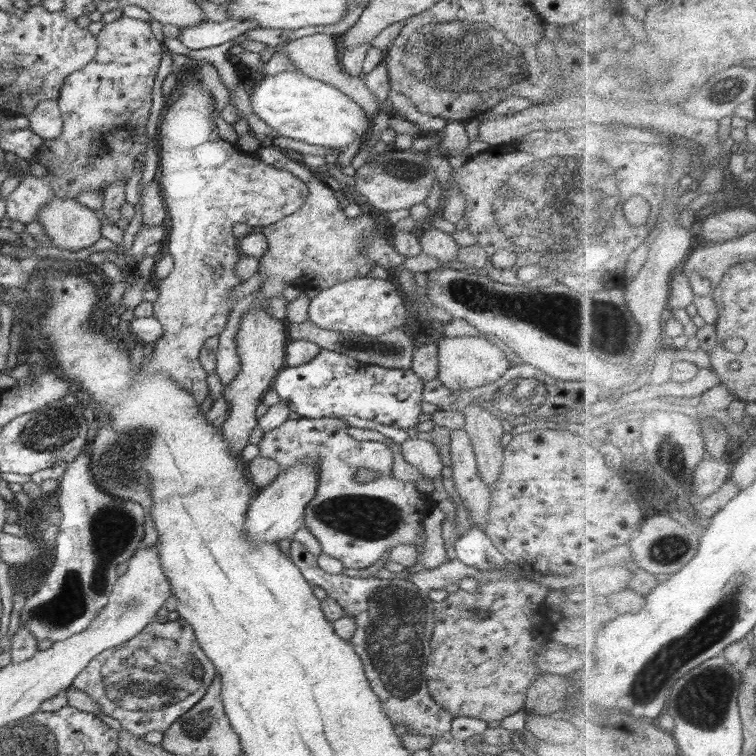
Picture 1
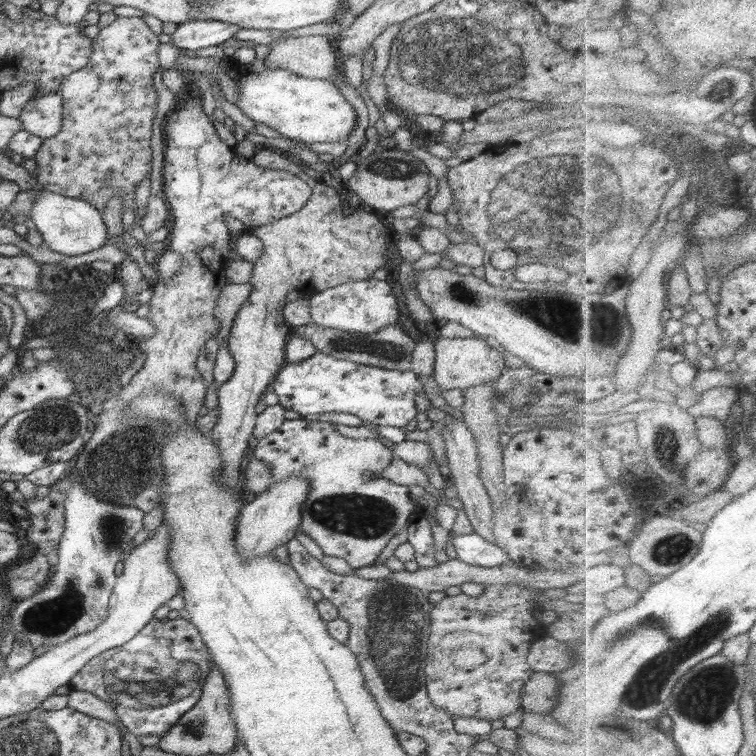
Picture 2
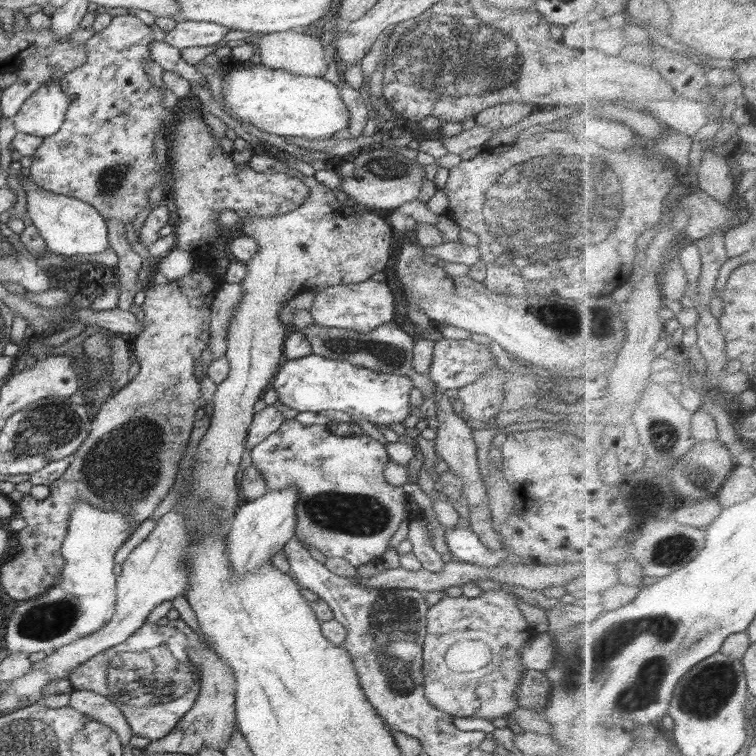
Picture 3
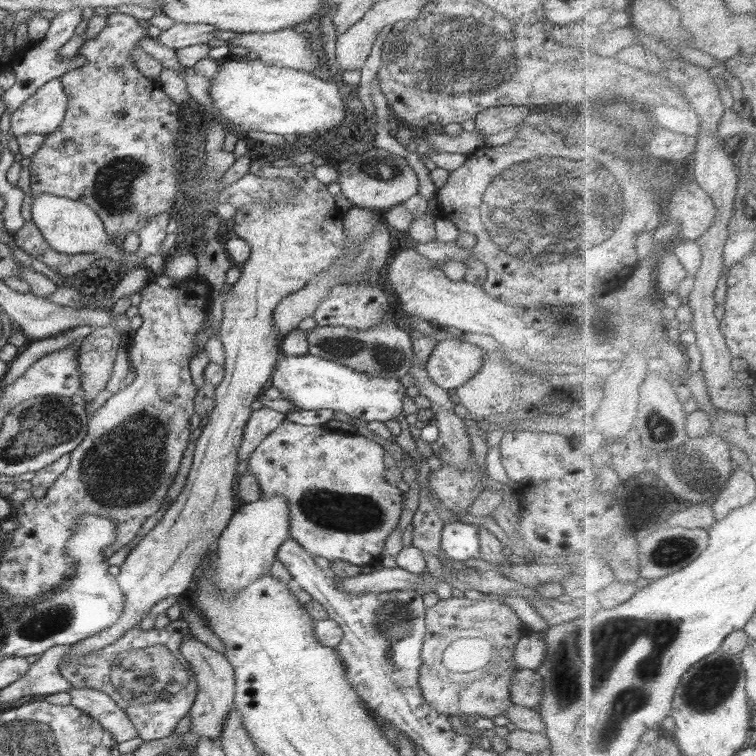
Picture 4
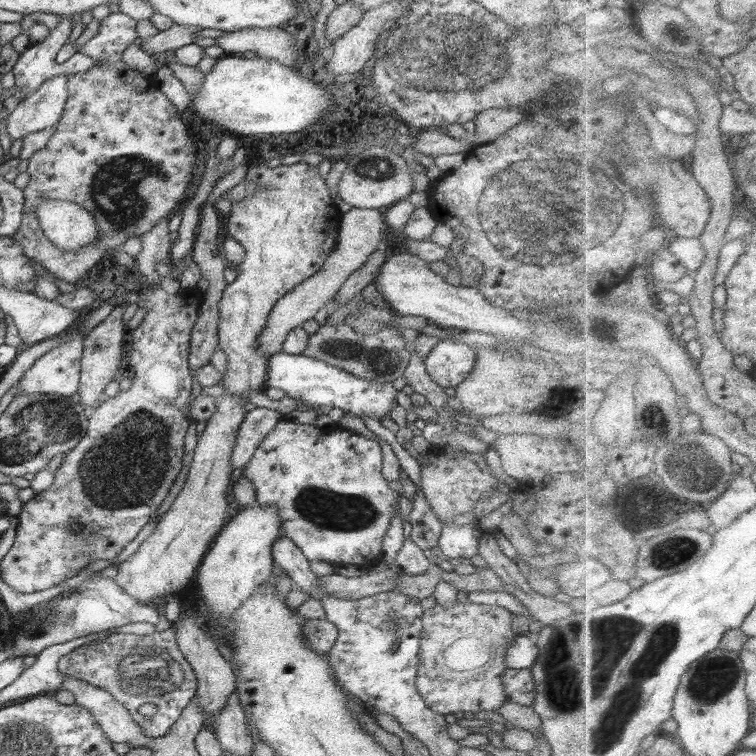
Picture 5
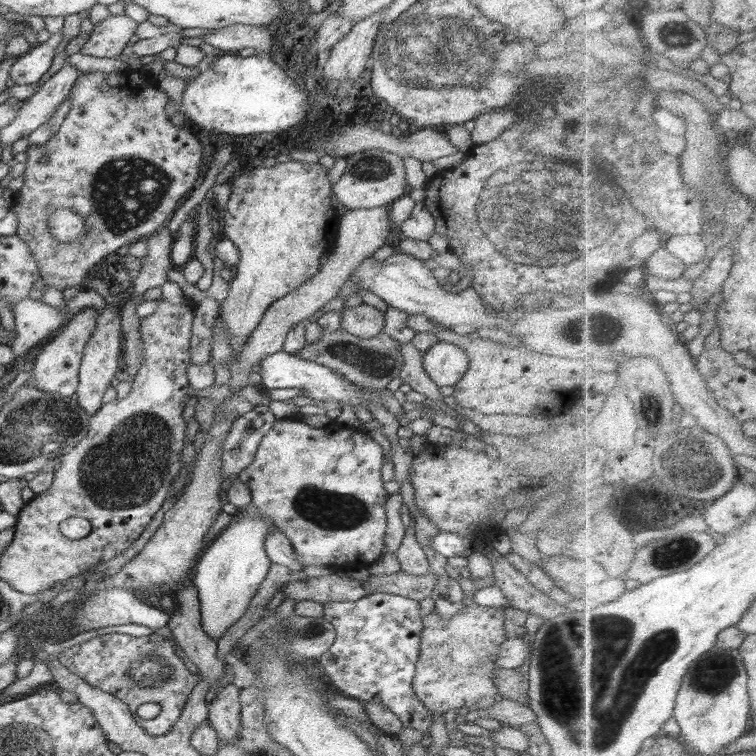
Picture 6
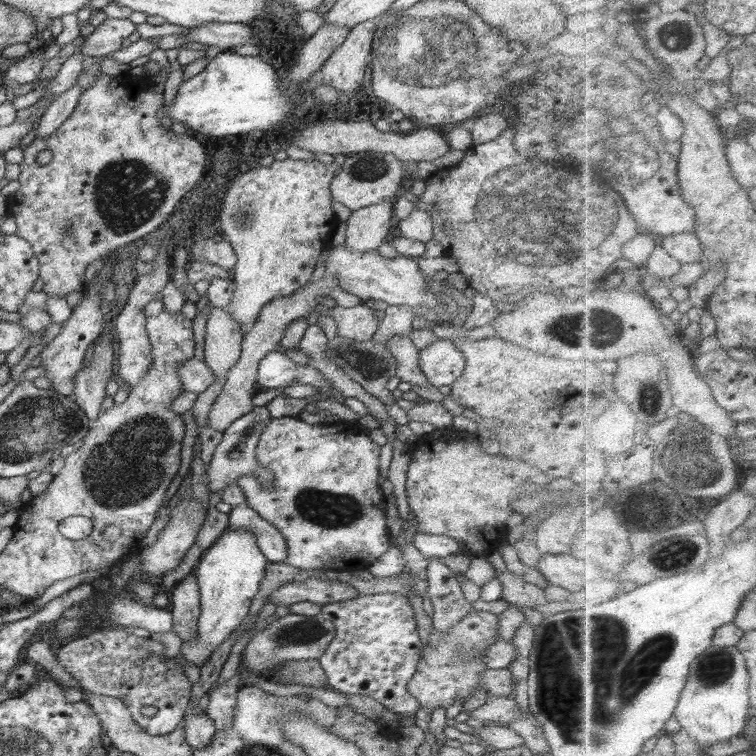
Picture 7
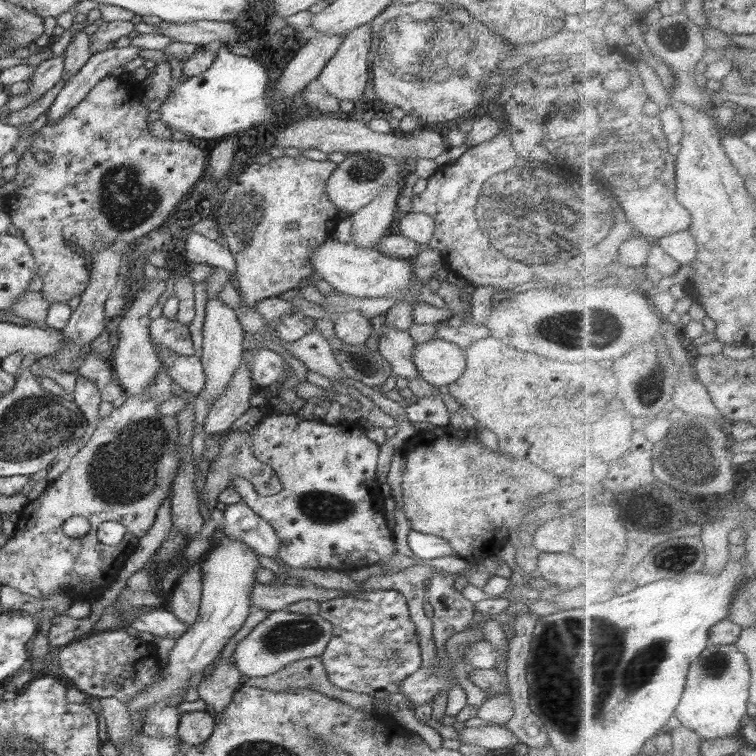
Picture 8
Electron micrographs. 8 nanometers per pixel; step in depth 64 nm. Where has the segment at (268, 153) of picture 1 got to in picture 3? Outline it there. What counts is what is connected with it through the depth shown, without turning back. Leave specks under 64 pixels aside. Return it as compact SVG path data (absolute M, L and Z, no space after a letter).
M256 153L252 155L249 166L258 172L282 171L301 180L309 188L308 198L302 206L296 210L286 211L284 214L268 215L267 217L252 217L247 221L241 220L239 231L241 235L249 236L258 243L258 250L247 262L247 273L239 284L243 292L242 300L233 308L233 315L226 328L226 352L225 357L229 362L229 373L226 380L217 384L214 394L214 412L210 417L210 428L197 446L198 464L194 468L194 480L189 488L189 496L203 496L217 504L215 518L229 524L238 511L240 490L238 489L238 471L240 462L246 451L246 438L248 428L254 420L254 404L262 399L262 395L268 390L272 377L278 372L279 366L285 360L283 344L290 332L279 317L281 308L293 297L302 291L311 288L318 290L326 287L358 283L370 280L375 272L384 271L386 262L390 258L390 239L393 234L391 226L380 216L374 213L360 212L359 218L348 219L342 212L342 203L338 201L338 195L332 189L316 181L314 176L306 176L297 169L289 168L277 161L276 157Z

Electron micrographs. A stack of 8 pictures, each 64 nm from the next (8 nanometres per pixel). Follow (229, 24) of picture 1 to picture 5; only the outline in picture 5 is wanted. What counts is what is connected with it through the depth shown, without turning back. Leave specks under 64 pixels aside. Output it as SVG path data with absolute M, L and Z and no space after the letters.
M181 24L172 25L169 29L160 31L152 37L148 37L142 44L142 51L154 55L168 50L176 51L198 37L196 32L202 28L197 26L182 26Z

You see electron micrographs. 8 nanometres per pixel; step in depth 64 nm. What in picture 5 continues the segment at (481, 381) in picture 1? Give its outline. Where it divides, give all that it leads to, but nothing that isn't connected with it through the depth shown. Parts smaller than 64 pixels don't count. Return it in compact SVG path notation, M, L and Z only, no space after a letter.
M457 339L439 340L423 361L431 379L445 389L458 386L470 374L476 353L474 347Z

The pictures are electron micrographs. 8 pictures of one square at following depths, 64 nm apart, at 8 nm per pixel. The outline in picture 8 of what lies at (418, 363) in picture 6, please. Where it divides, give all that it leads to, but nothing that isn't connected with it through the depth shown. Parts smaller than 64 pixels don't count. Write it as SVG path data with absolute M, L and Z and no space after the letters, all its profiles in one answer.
M388 327L379 338L379 353L391 364L393 375L411 380L419 375L412 362L415 340L407 330Z

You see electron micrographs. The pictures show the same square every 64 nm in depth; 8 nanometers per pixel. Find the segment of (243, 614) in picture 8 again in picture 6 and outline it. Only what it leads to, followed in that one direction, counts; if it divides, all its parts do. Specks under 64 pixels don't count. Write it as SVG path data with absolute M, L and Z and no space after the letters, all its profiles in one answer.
M243 516L230 525L202 550L192 568L190 580L196 586L201 610L201 625L210 639L218 640L250 606L260 583L272 564L264 550L266 536L274 528L269 518Z

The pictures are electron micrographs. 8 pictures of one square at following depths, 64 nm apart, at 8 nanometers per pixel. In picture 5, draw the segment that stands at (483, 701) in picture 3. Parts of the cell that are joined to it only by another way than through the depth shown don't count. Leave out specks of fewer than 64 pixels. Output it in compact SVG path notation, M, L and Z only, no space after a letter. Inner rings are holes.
M457 602L452 608L439 604L428 609L421 616L423 629L419 646L419 663L415 685L430 710L438 714L456 714L463 710L485 716L508 702L501 674L508 669L504 662L507 646L517 636L512 631L512 613L497 605L482 605L472 602ZM454 632L464 632L456 634ZM442 640L490 640L490 642L468 642L464 648L480 648L480 666L466 672L456 672L446 666L444 650L454 646L454 642Z

